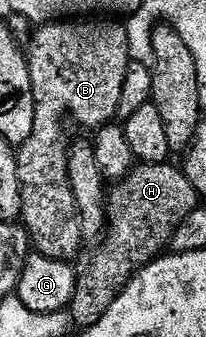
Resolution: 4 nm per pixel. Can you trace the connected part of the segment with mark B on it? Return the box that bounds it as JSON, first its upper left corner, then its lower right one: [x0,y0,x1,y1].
[17,20,129,262]

